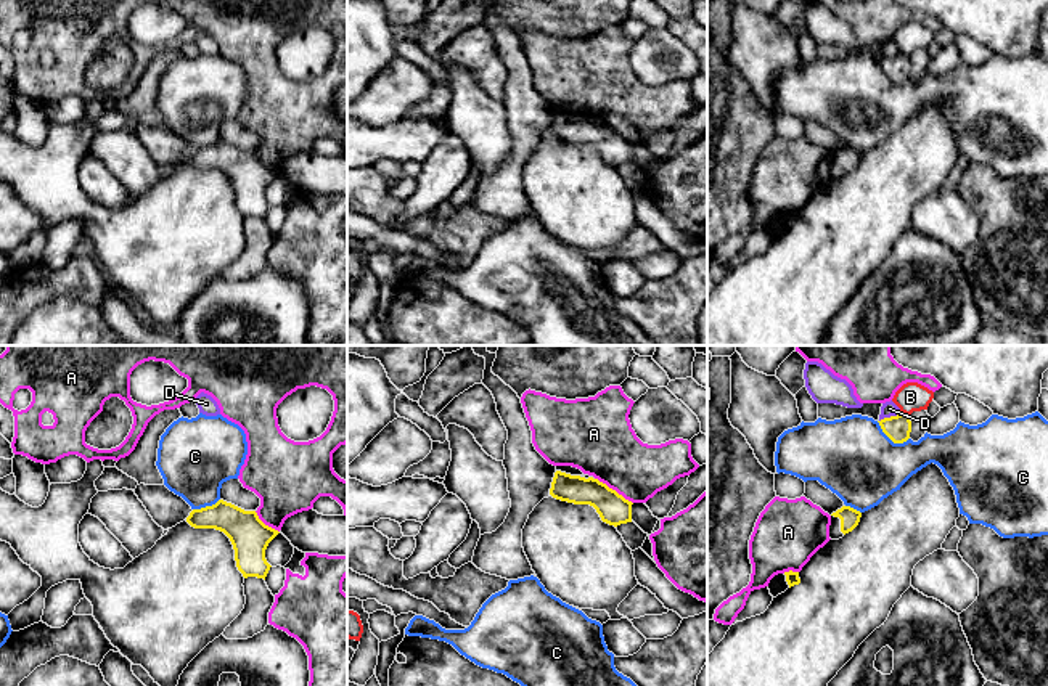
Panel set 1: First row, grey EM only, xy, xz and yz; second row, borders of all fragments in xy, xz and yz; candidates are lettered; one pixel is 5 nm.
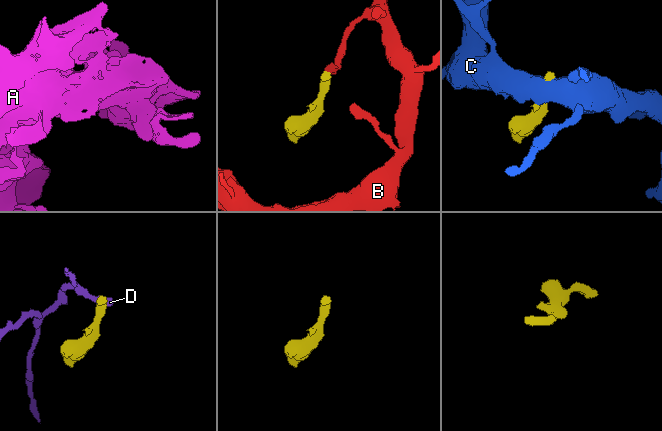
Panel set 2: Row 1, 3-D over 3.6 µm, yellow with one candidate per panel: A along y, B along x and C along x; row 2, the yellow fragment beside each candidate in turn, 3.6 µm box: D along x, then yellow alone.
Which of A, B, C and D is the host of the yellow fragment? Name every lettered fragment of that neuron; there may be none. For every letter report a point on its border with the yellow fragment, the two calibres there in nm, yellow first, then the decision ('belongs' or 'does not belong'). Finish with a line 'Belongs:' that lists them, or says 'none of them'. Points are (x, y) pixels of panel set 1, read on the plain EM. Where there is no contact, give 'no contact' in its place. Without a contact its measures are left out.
A: contact xz (614, 130); calibres 160 and 340 nm; does not belong
B: contact yz (904, 53); calibres 130 and 150 nm; does not belong
C: contact yz (891, 79); calibres 130 and 400 nm; does not belong
D: contact yz (891, 57); calibres 130 and 80 nm; does not belong
Belongs: none of them

